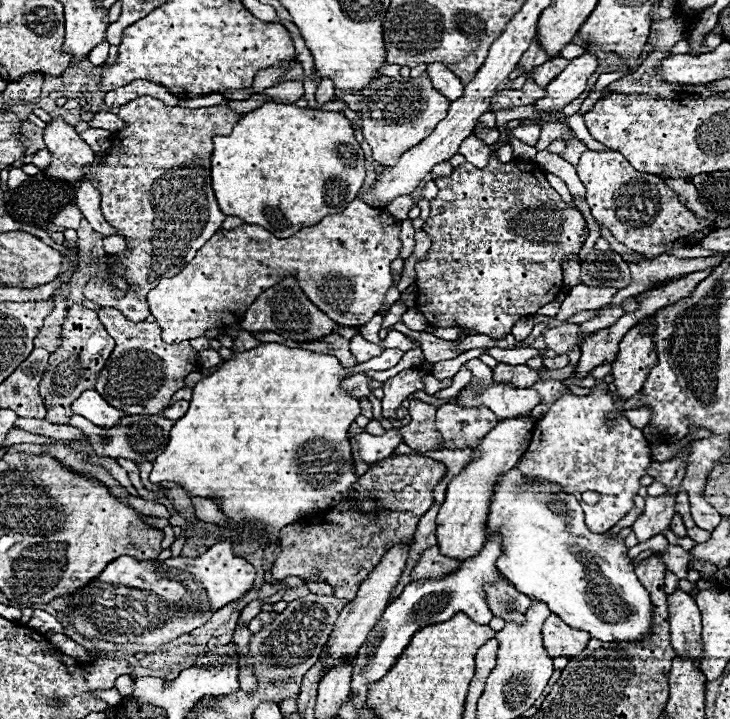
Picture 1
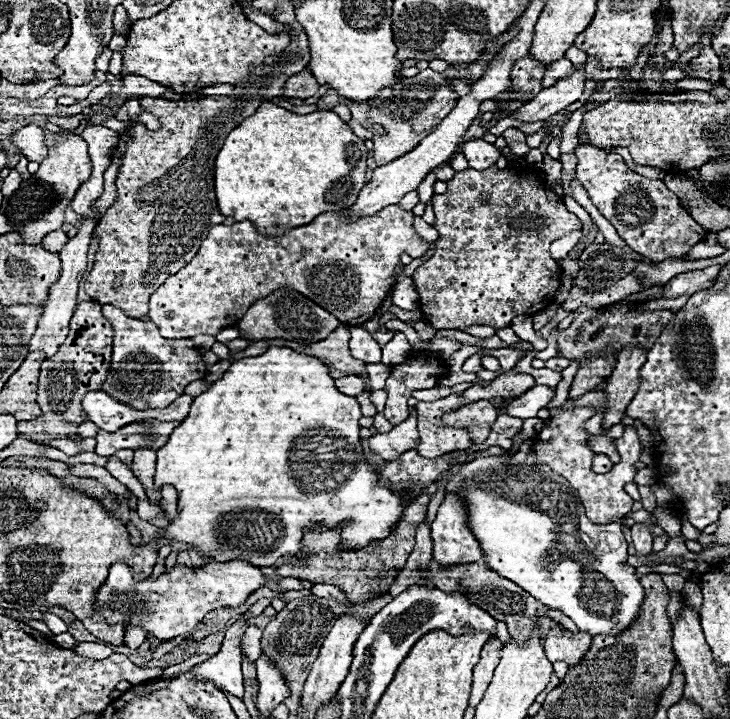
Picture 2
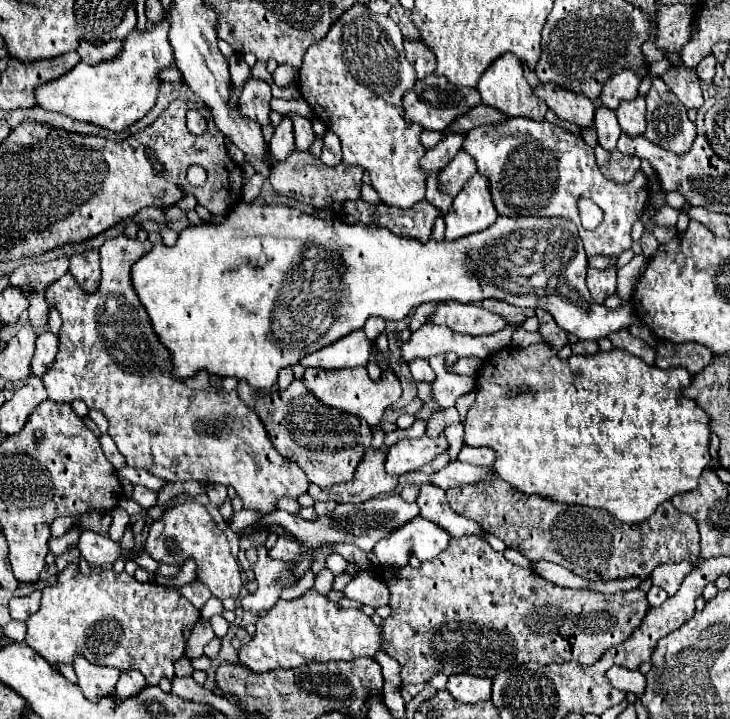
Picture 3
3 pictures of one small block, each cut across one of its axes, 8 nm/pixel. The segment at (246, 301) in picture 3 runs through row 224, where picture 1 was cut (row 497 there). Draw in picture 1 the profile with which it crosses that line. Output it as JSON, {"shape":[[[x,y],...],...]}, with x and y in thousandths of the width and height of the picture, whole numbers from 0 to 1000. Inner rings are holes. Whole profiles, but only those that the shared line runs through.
{"shape":[[[378,476],[323,490],[318,501],[307,501],[304,512],[266,537],[260,567],[236,592],[230,620],[211,640],[205,668],[241,670],[260,693],[299,695],[307,720],[315,723],[315,732],[304,732],[304,745],[318,757],[321,771],[329,773],[348,771],[353,762],[362,765],[367,754],[384,757],[384,737],[389,732],[397,732],[408,726],[411,718],[430,715],[433,709],[460,707],[474,695],[479,707],[499,712],[501,718],[515,718],[521,709],[518,698],[512,693],[493,693],[482,679],[490,670],[490,662],[477,598],[488,579],[493,579],[493,562],[466,542],[466,526],[488,516],[532,515],[548,503],[553,491],[548,484],[532,484],[518,498],[477,513],[468,512],[458,495],[395,484]],[[710,651],[696,654],[679,670],[677,690],[668,704],[666,740],[668,745],[682,743],[688,748],[688,771],[679,782],[682,796],[715,826],[745,837],[778,871],[803,876],[811,882],[811,887],[822,887],[827,893],[877,890],[882,882],[888,882],[893,868],[893,840],[885,818],[868,798],[866,779],[858,771],[860,762],[844,745],[808,740],[800,729],[800,712],[792,695],[767,679],[770,676],[753,670],[726,668]]]}

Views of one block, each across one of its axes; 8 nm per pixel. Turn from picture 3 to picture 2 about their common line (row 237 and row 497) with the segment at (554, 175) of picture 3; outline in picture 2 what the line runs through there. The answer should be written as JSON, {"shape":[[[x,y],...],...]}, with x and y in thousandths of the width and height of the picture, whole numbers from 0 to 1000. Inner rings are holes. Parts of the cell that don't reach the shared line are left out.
{"shape":[[[789,565],[789,567],[775,567],[767,576],[756,579],[753,584],[745,587],[742,598],[734,606],[732,631],[734,631],[734,645],[753,648],[756,656],[773,662],[784,673],[784,679],[792,682],[797,704],[803,707],[803,715],[811,726],[836,729],[836,726],[844,726],[847,720],[858,718],[866,709],[868,695],[858,687],[855,676],[868,670],[868,662],[874,656],[868,651],[868,645],[877,640],[879,618],[877,618],[877,609],[871,604],[871,595],[855,592],[855,604],[841,612],[841,620],[849,631],[849,643],[841,645],[833,659],[814,659],[811,656],[811,640],[816,631],[808,626],[808,618],[805,618],[811,604],[805,604],[800,598],[800,590],[814,576],[816,576],[814,565]]]}

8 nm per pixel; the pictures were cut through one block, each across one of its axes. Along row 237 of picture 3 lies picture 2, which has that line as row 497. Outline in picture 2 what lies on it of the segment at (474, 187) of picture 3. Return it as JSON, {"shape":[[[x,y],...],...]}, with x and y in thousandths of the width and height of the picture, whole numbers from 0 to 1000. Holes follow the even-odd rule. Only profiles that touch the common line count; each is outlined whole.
{"shape":[[[614,684],[592,726],[595,779],[605,787],[644,784],[660,779],[660,762],[641,729],[638,695],[627,684]]]}

